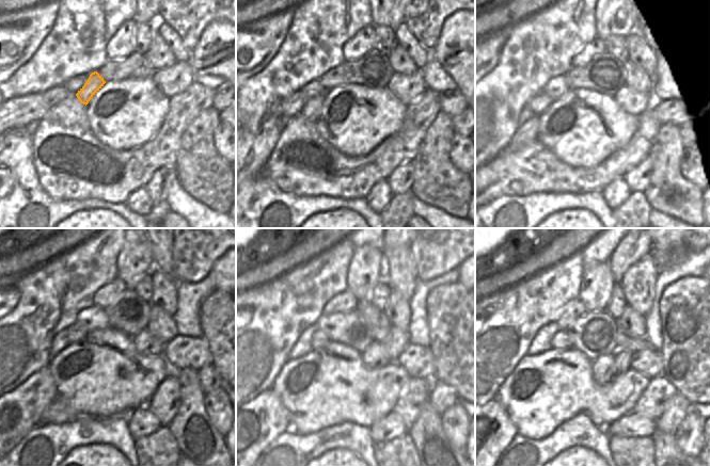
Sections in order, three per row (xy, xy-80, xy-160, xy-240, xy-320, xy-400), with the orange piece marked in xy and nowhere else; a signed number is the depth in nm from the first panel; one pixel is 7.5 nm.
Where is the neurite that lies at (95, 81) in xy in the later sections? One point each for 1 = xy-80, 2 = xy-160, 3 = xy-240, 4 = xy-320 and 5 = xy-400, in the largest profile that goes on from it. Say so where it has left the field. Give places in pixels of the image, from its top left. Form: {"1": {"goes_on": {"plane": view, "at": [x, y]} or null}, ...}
{"1": {"goes_on": {"plane": "xy-80", "at": [311, 111]}}, "2": {"goes_on": {"plane": "xy-160", "at": [526, 134]}}, "3": {"goes_on": {"plane": "xy-240", "at": [18, 412]}}, "4": {"goes_on": {"plane": "xy-320", "at": [257, 422]}}, "5": {"goes_on": {"plane": "xy-400", "at": [496, 430]}}}

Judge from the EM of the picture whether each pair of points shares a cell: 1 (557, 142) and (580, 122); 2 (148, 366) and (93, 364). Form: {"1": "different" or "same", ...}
{"1": "same", "2": "same"}

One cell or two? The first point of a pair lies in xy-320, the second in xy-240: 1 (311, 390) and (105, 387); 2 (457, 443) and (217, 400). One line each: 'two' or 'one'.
1: one
2: one

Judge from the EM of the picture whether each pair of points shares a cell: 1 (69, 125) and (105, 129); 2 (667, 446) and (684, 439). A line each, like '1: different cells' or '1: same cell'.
1: different cells
2: different cells

